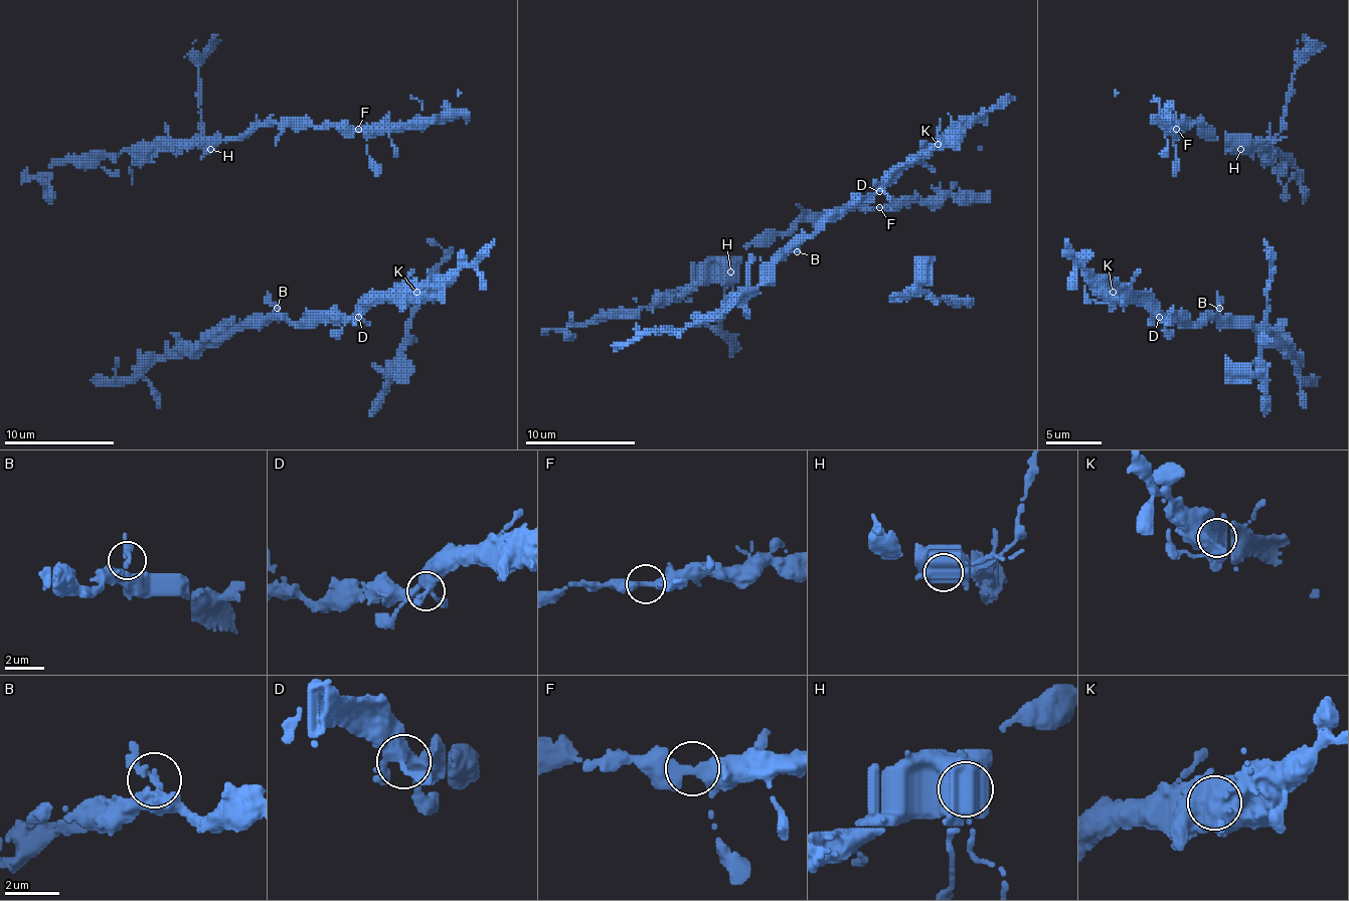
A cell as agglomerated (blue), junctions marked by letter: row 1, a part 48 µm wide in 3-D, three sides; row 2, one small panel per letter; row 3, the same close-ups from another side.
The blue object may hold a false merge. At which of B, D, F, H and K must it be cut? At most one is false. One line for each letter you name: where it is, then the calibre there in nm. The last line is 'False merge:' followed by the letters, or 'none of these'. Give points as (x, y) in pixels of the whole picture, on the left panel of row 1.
H: Place: (210, 149). Thickness 650 nm
False merge: H

